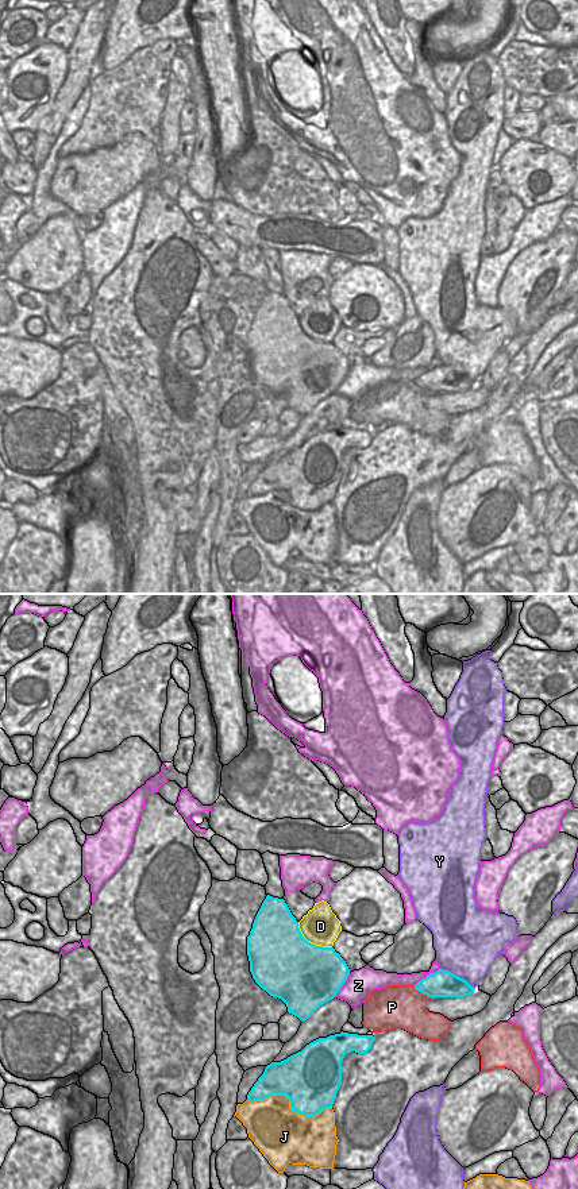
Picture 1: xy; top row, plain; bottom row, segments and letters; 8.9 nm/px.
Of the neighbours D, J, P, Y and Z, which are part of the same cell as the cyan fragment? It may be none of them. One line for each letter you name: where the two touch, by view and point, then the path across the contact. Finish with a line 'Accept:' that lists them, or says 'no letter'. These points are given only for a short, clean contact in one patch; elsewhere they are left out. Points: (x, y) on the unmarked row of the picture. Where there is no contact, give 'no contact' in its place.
Accept: no letter

